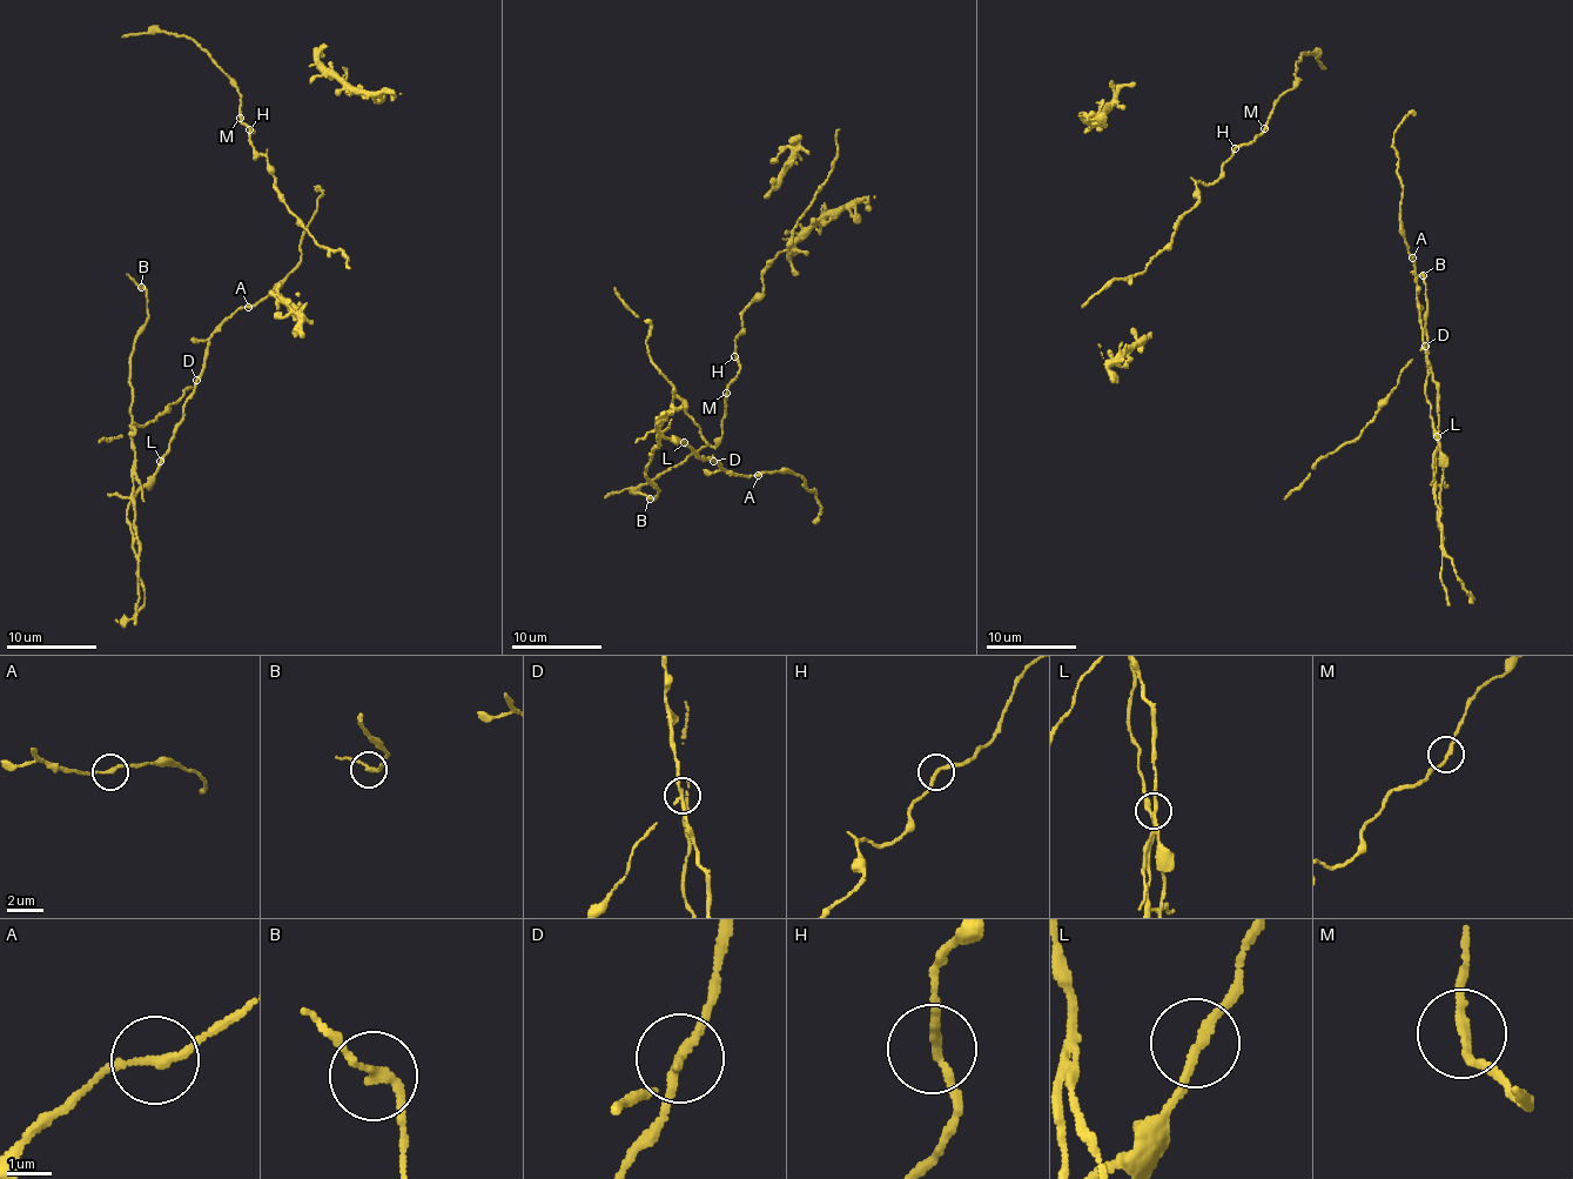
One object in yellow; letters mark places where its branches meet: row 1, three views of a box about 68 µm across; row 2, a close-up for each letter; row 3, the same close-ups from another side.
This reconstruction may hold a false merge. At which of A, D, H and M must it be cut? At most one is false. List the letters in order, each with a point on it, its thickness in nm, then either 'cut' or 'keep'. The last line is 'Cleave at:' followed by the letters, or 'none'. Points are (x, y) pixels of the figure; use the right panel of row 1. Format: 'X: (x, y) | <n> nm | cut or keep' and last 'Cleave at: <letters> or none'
A: (1412, 258) | 190 nm | keep
D: (1425, 346) | 200 nm | cut
H: (1235, 148) | 190 nm | keep
M: (1264, 128) | 190 nm | keep
Cleave at: D

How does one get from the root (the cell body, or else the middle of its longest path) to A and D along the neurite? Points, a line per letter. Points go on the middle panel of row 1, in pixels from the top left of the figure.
A: (814, 495), (815, 489), (809, 493), (806, 484), (802, 486), (804, 477), (784, 468), (758, 475)
D: (814, 495), (802, 486), (804, 477), (784, 468), (740, 475), (713, 460)

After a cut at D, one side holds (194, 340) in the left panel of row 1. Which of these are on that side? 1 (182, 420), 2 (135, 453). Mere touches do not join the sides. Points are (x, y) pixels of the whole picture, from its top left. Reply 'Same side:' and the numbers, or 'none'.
Same side: none

